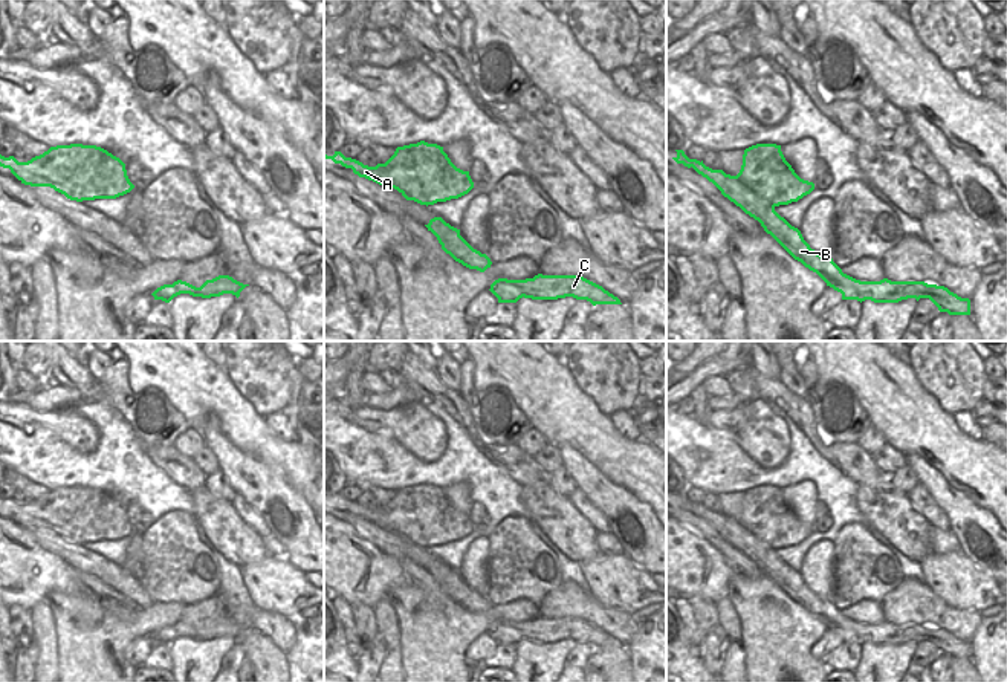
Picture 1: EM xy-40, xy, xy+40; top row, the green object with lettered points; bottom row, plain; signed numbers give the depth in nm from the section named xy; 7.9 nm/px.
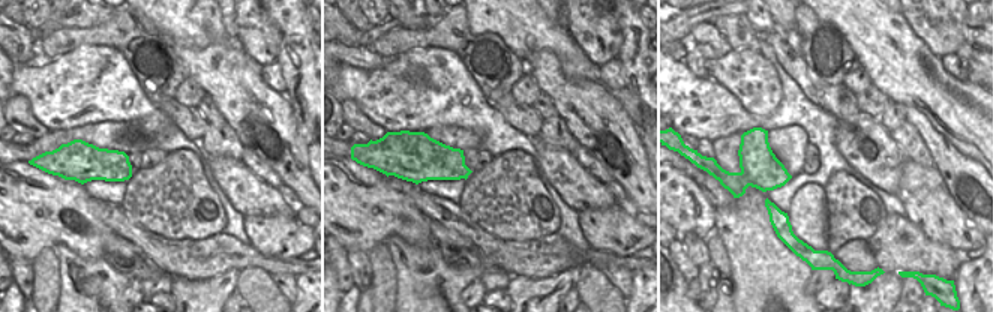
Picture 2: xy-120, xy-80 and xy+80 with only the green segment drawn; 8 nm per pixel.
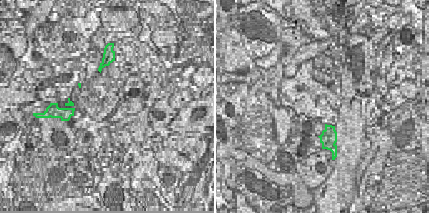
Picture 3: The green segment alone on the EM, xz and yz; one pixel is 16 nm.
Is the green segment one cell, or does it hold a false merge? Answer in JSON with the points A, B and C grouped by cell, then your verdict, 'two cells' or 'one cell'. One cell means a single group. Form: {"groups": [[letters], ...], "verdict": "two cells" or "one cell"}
{"groups": [["A"], ["B", "C"]], "verdict": "two cells"}

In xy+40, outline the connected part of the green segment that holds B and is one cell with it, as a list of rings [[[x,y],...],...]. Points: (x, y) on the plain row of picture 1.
[[[692,506],[692,511],[712,524],[724,540],[740,549],[746,557],[761,566],[795,602],[816,615],[827,628],[842,636],[842,642],[871,642],[874,645],[899,645],[902,642],[929,641],[940,654],[949,658],[970,658],[970,642],[961,641],[944,628],[924,624],[860,624],[842,615],[831,599],[818,596],[804,583],[801,573],[781,560],[775,549],[756,538],[737,518],[723,512],[712,512],[706,508]]]

